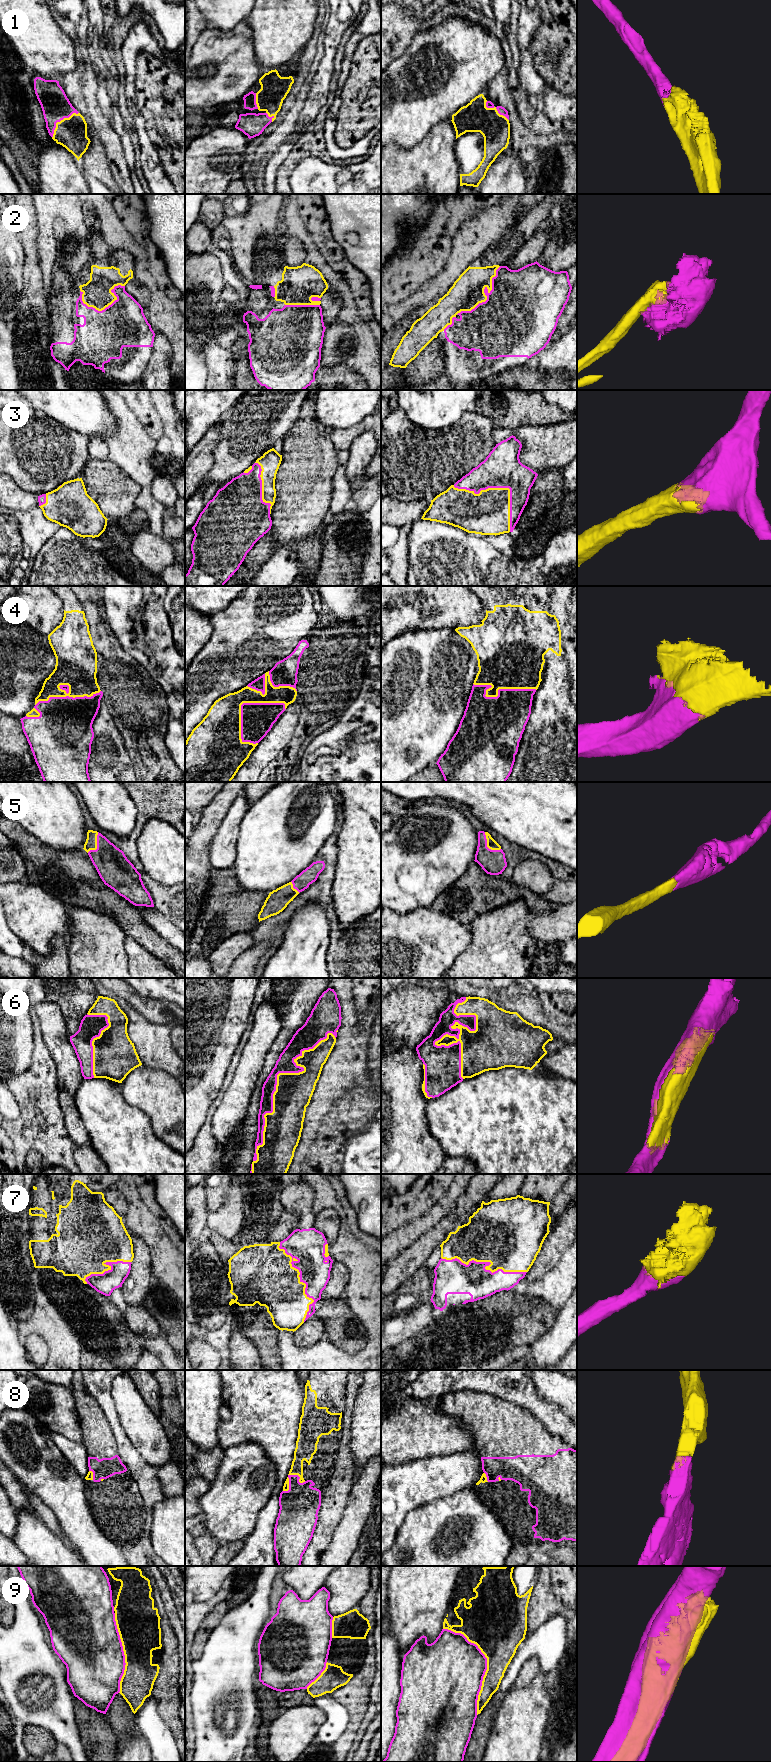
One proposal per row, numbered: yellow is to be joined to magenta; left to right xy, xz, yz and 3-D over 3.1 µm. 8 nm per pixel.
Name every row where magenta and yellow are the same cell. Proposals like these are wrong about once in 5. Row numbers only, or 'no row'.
1, 3, 4, 5, 6, 7, 8

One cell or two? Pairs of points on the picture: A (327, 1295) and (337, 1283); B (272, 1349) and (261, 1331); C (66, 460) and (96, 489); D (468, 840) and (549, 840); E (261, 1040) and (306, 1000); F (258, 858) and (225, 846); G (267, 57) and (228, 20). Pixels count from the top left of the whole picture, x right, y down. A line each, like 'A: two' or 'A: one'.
A: one
B: one
C: two
D: two
E: two
F: two
G: two

